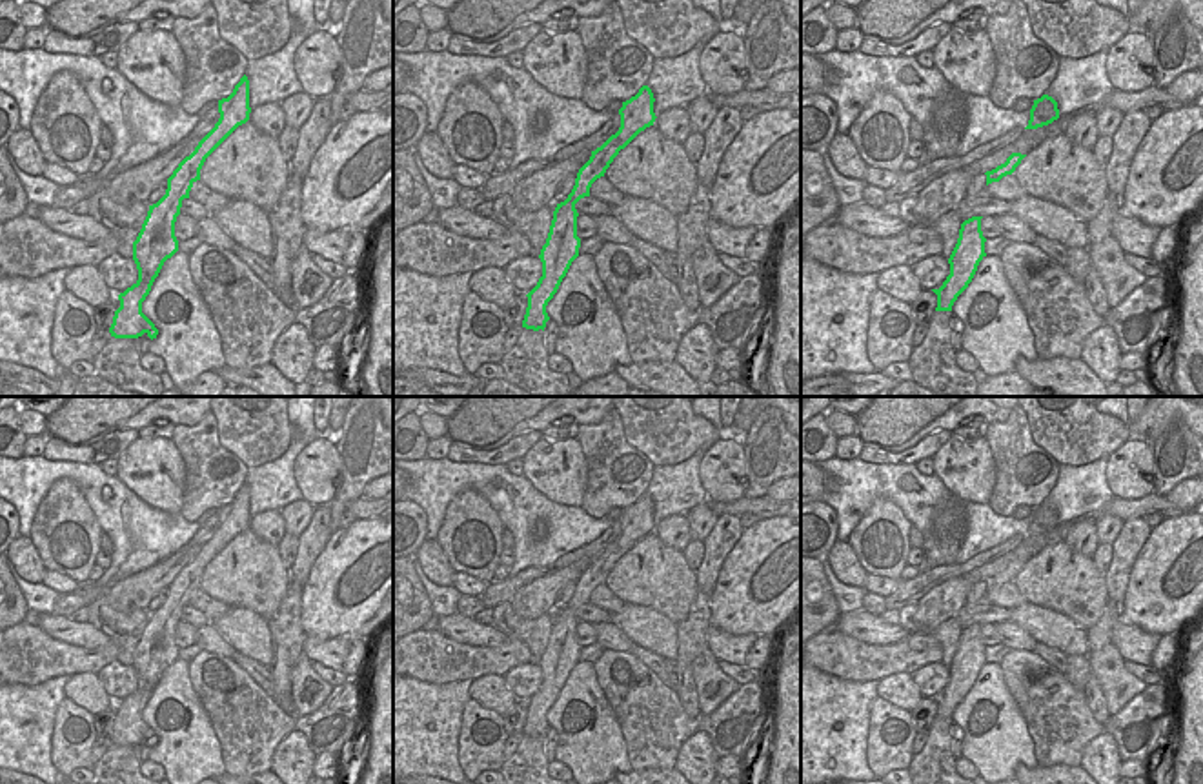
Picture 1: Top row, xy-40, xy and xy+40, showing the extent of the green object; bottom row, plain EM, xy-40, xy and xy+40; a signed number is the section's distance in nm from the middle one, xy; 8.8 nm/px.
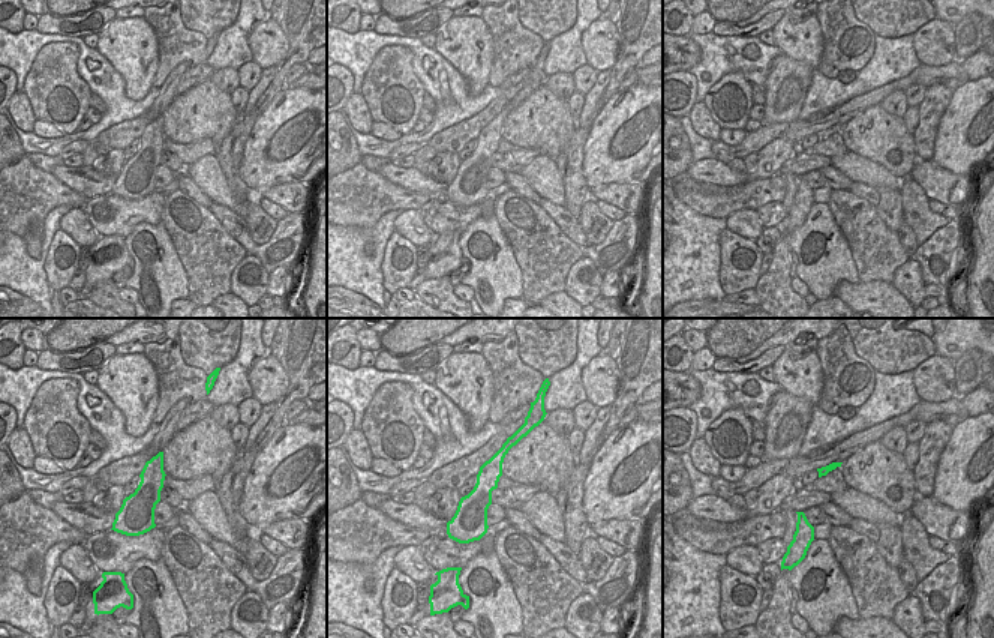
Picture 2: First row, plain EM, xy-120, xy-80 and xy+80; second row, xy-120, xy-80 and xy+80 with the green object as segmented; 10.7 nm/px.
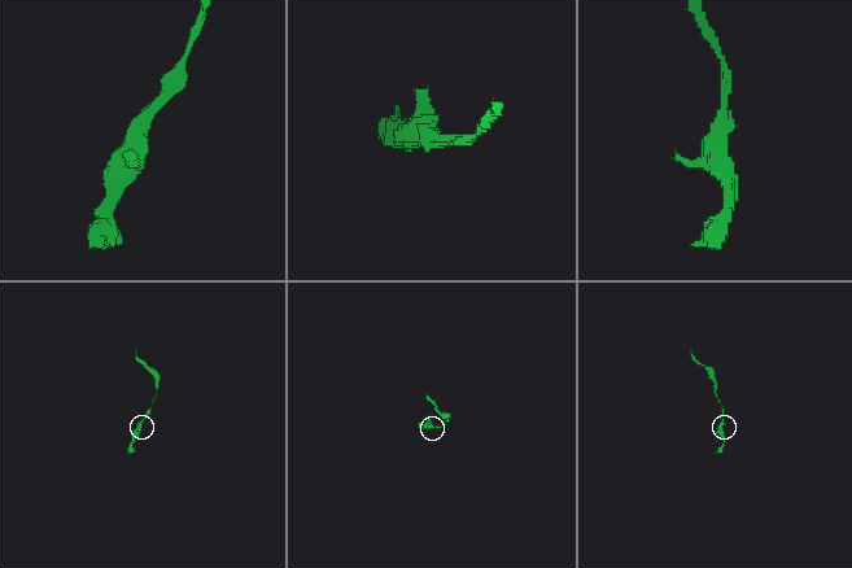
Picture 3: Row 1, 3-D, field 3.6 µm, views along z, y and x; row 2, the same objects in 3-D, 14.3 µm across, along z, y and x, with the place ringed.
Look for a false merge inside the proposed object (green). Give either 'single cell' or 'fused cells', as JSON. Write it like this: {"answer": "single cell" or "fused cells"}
{"answer": "single cell"}

